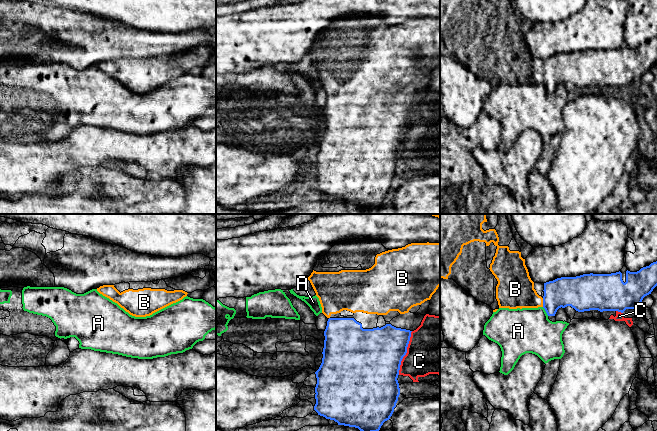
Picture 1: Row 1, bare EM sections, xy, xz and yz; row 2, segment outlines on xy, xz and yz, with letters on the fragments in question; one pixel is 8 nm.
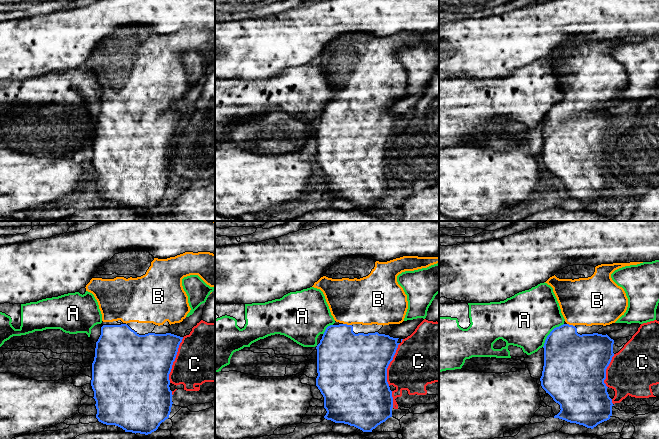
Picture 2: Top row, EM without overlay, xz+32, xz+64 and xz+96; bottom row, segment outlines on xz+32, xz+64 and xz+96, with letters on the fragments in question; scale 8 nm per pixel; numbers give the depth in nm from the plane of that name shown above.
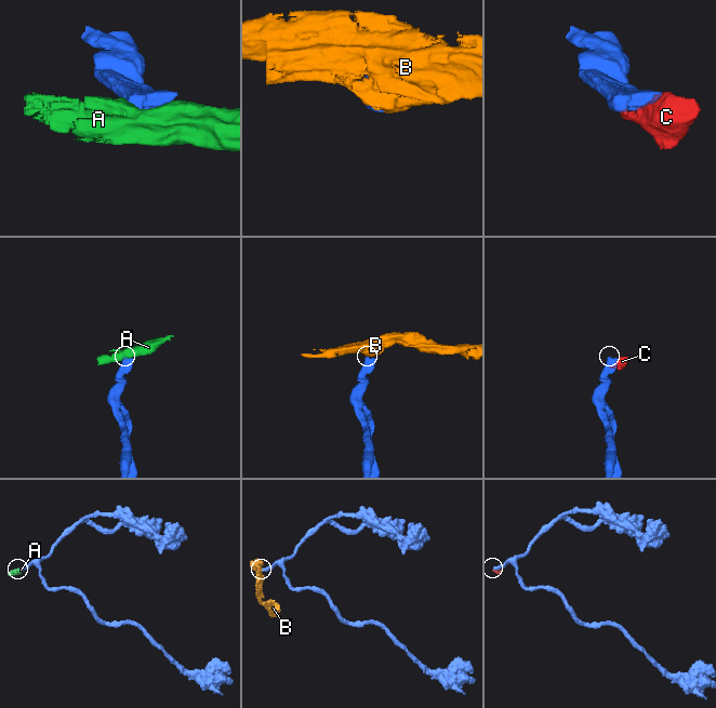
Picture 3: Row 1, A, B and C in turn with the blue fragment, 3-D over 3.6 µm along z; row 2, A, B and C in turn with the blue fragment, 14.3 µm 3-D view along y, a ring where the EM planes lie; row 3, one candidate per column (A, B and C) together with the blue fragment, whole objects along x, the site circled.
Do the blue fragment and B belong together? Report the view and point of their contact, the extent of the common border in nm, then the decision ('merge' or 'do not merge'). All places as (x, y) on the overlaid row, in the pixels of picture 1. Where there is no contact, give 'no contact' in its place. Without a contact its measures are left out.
meets blue in yz at (543, 302); contact 70 nm long; merge

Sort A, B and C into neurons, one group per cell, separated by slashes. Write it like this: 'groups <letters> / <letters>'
groups A / B / C

